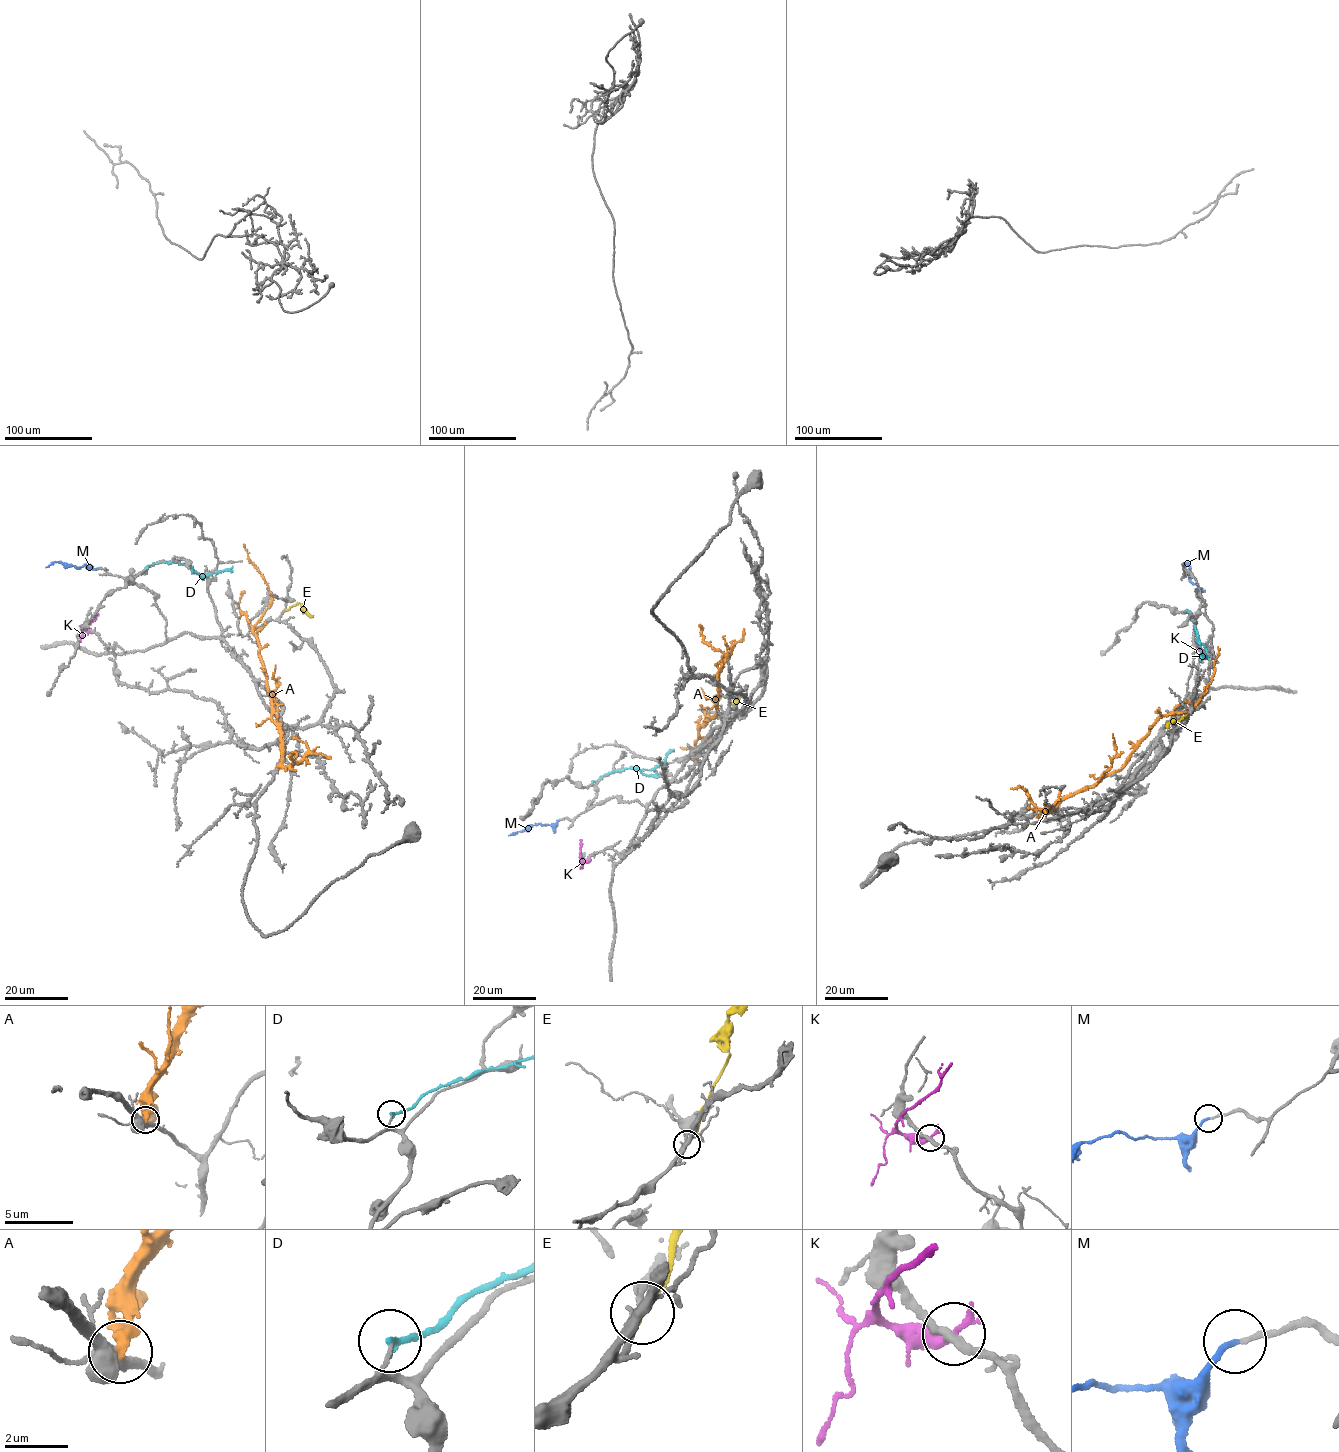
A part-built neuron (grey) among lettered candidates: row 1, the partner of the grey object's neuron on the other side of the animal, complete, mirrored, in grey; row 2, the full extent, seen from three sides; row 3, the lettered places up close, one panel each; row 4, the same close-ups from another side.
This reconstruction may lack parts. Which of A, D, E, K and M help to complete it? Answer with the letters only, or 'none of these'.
M

